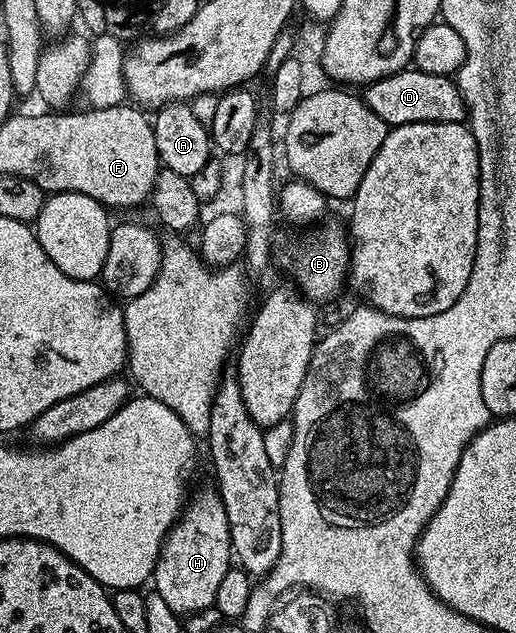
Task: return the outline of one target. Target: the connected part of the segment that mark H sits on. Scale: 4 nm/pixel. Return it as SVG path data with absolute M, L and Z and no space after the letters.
M218 490L199 491L196 495L194 492L188 498L179 520L171 526L157 557L153 576L154 594L160 595L173 613L181 617L192 615L206 607L214 607L217 588L232 567L229 517L225 517L225 505Z

